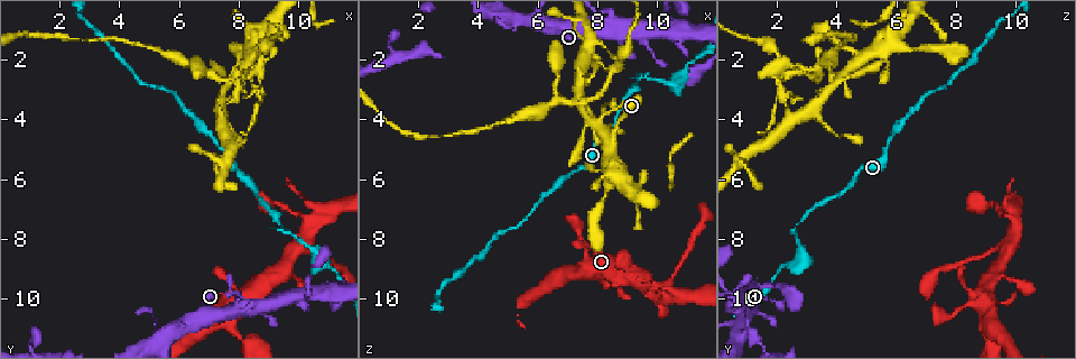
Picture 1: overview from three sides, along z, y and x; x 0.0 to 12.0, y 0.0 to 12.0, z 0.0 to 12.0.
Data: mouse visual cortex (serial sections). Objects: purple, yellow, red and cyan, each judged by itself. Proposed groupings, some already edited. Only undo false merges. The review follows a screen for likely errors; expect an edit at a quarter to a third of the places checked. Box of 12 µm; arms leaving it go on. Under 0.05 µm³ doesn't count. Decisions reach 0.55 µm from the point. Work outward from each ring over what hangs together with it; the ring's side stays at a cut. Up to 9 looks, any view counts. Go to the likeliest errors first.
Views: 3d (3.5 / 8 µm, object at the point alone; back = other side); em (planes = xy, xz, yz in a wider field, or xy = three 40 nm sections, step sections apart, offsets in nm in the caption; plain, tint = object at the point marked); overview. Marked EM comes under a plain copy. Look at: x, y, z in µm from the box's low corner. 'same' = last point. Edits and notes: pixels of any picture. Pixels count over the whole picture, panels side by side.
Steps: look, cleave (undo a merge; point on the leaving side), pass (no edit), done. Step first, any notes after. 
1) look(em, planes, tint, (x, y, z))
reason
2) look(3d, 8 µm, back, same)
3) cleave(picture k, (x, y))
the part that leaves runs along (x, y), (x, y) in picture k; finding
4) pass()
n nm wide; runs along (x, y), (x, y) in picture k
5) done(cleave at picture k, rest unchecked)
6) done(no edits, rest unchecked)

look(3d, 3.5 µm, (10.7, 8.6, 2.9))
abrupt turn

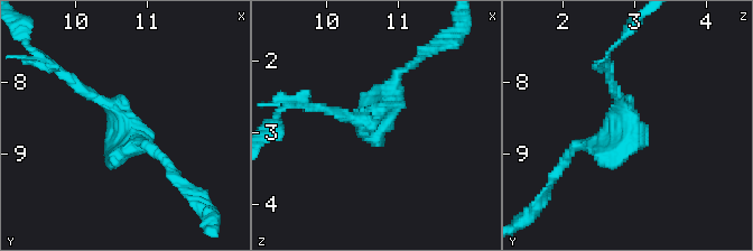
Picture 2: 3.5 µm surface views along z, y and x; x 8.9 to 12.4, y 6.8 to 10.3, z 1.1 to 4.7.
look(em, xy, step 1, tint, (10.60, 8.60, 2.90))

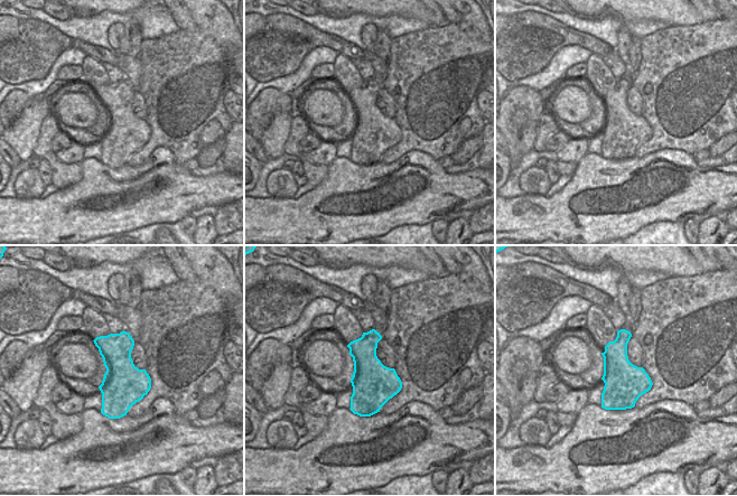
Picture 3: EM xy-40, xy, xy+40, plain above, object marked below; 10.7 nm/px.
pass()
runs along (72, 78), (155, 150) in picture 2; all the same cell

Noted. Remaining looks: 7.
look(em, xy, step 5, tint, (7.8, 2.7, 4.1))
calibre changes

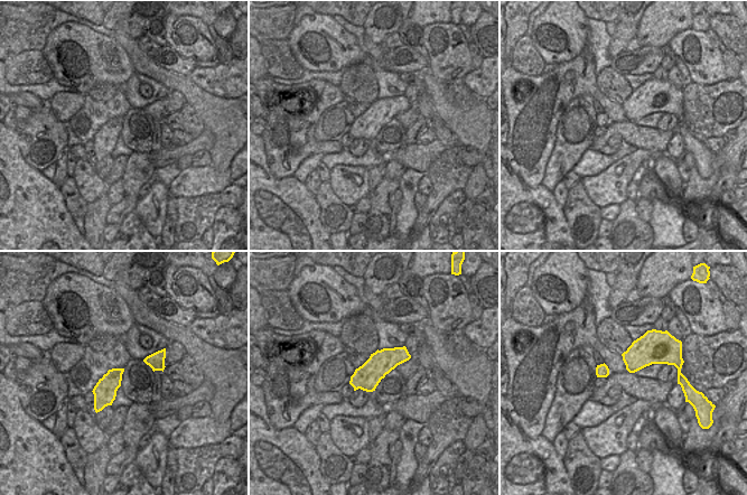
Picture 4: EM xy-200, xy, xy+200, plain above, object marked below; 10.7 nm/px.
look(3d, 3.5 µm, same)
see where the arms go

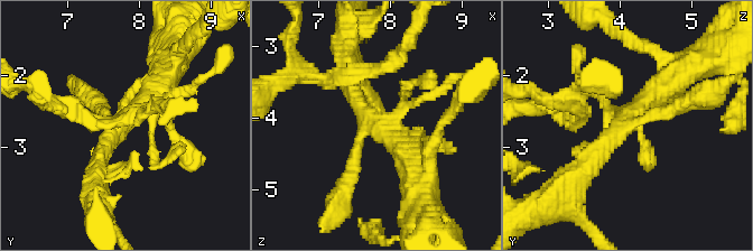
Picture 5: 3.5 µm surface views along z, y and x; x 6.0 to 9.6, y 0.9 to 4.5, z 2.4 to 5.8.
pass()
runs along (667, 81), (575, 174) in picture 5; all the same cell

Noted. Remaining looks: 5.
look(3d, 8 µm, (7.8, 4.8, 1.5))
three-way junction

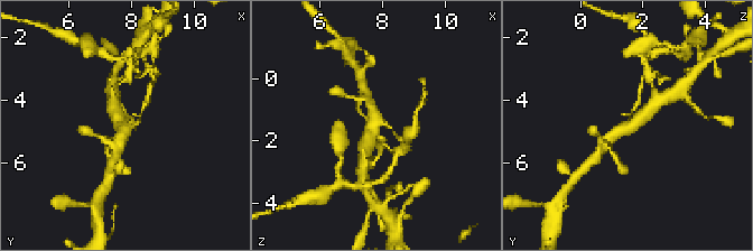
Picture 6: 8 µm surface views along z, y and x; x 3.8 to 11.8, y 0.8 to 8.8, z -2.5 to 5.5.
look(em, xy, step 2, tint, (7.8, 4.9, 1.5))
3 arms; arms of 100, 200, 450 nm

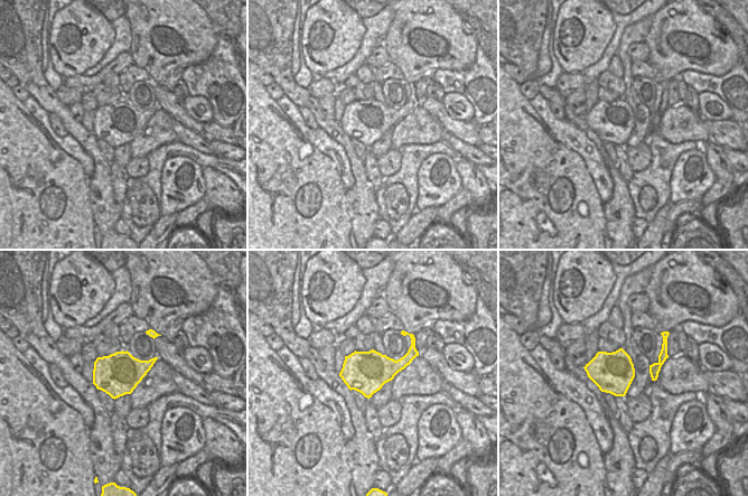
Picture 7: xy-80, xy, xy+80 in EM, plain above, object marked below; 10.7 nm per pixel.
pass()
runs along (366, 147), (375, 122), (394, 132) in picture 6; all the same cell

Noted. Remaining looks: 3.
look(3d, 3.5 µm, back, (8.7, 2.6, 2.2))
four or more arms meet

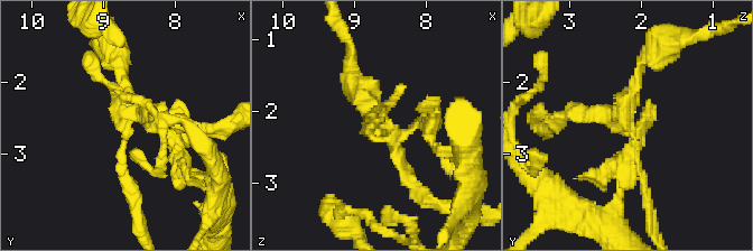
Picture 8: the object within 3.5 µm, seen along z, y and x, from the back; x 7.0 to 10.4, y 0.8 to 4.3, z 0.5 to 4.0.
look(em, xy, step 5, tint, (8.70, 2.60, 2.20))
4 arms; arms of 150, 150, 150, 200 nm; need the tissue

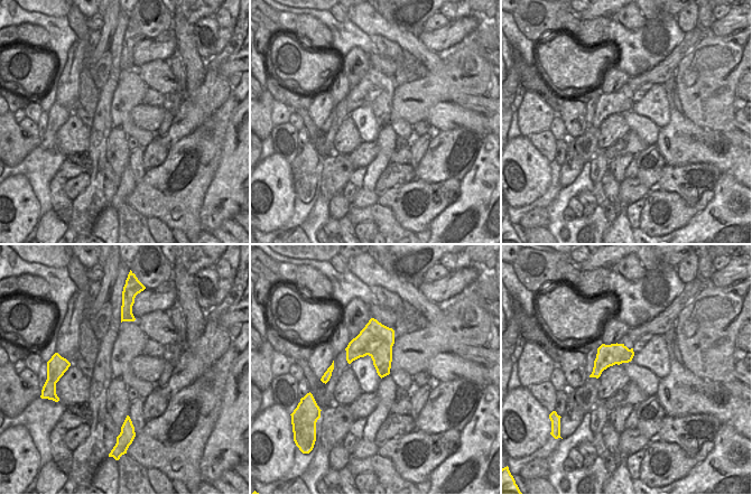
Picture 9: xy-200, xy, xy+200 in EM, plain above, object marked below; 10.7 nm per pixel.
cleave(picture 8, (617, 101))
the part that leaves runs along (631, 133), (629, 112), (557, 122) in picture 8; two cells meet here

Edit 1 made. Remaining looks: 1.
done(cleave at picture 8, rest unchecked)

